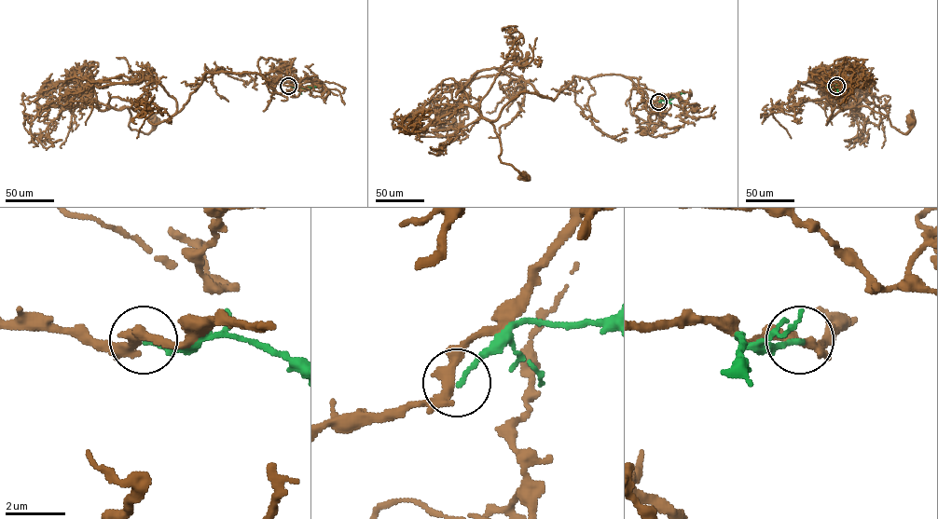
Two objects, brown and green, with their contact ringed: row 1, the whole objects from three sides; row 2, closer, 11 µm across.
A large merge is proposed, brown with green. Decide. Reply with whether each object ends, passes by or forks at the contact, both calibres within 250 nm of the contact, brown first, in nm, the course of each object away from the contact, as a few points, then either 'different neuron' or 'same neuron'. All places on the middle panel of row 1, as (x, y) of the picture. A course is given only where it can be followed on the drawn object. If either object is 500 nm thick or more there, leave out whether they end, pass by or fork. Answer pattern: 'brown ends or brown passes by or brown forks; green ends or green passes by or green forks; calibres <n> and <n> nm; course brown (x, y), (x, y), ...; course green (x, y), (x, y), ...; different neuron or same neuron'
brown passes by; green ends; calibres 360 and 160 nm; course brown (658, 102), (649, 107), (619, 75), (573, 76), (553, 100), (521, 91), (491, 123), (499, 159), (526, 177); course green (658, 102), (686, 92); different neuron

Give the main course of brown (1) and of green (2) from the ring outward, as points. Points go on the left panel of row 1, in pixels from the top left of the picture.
1: (288, 86), (258, 74), (206, 72), (166, 120), (153, 124), (121, 108), (131, 129), (148, 133), (156, 120)
2: (288, 86), (316, 87)

